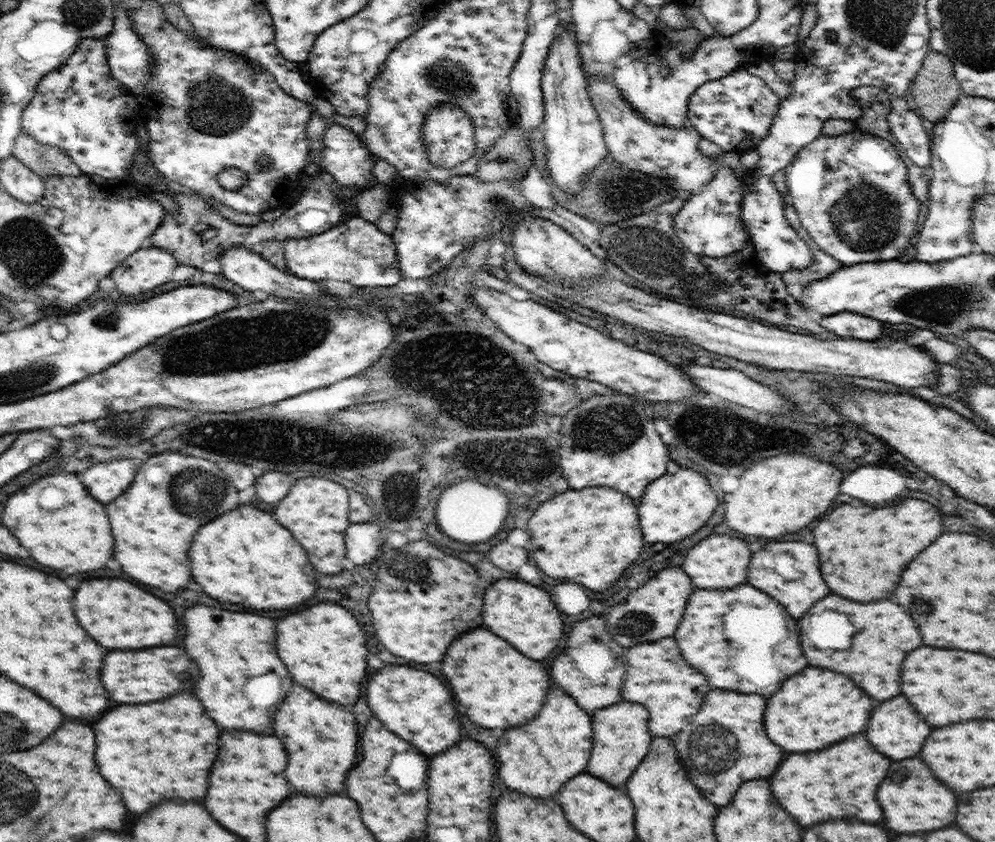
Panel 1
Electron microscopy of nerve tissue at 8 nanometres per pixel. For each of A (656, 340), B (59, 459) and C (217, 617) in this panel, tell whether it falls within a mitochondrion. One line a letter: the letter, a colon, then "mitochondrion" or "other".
A: other
B: other
C: other

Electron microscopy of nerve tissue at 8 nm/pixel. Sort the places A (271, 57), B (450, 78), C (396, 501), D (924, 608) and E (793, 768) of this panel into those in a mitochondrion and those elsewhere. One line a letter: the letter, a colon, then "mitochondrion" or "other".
A: other
B: mitochondrion
C: mitochondrion
D: mitochondrion
E: other

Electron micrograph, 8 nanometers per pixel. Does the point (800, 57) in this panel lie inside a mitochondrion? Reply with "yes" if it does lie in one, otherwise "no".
no

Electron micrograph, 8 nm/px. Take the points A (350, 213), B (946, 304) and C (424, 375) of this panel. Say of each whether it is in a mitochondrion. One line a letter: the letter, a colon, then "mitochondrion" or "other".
A: other
B: mitochondrion
C: mitochondrion

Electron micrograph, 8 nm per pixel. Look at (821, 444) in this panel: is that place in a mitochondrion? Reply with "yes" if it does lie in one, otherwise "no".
no

